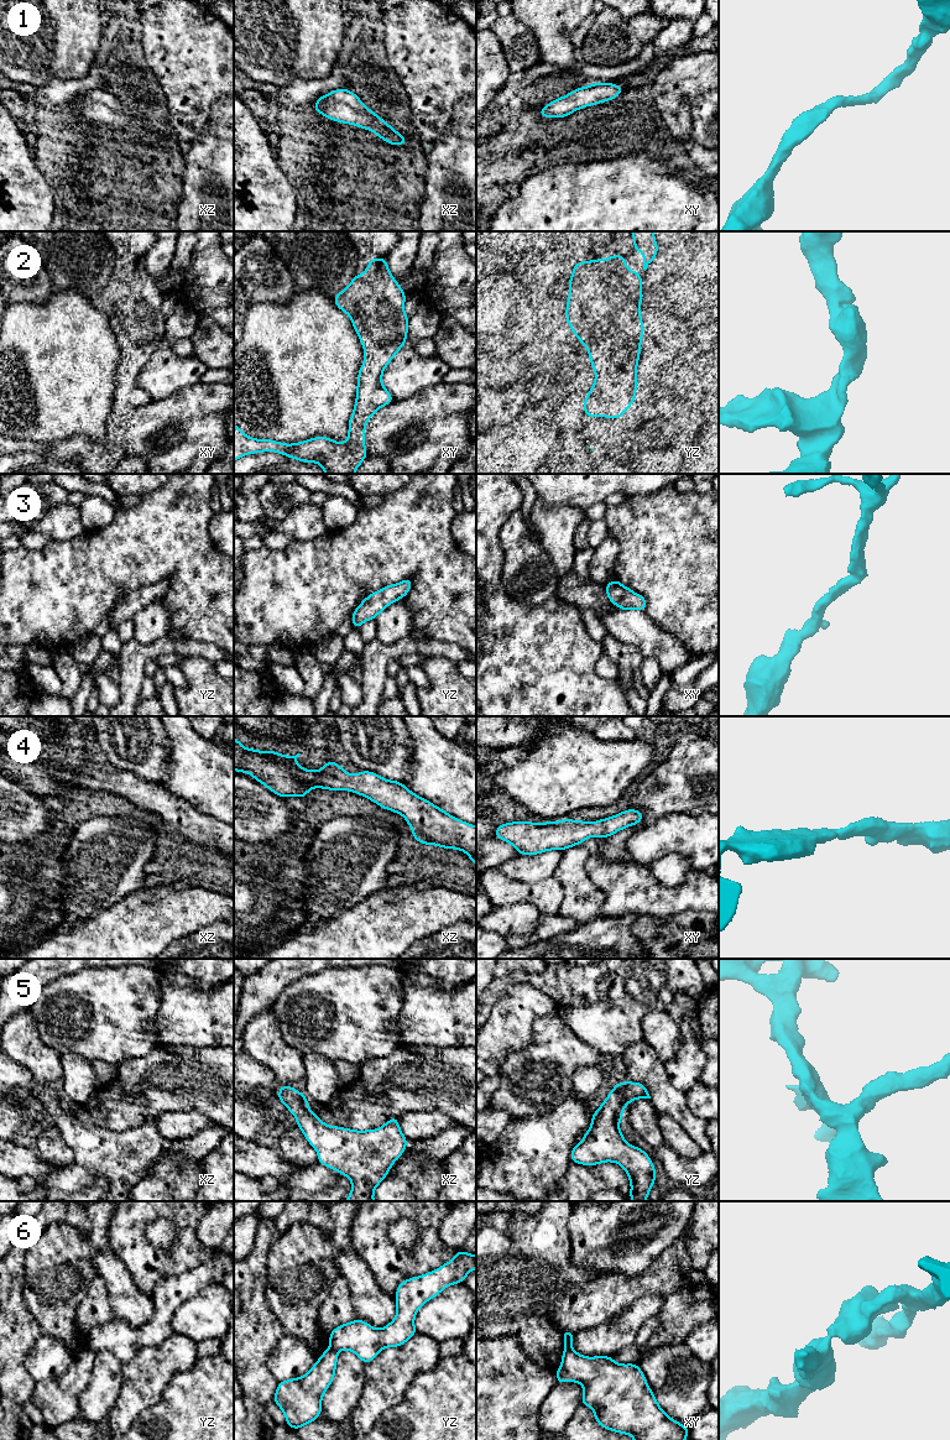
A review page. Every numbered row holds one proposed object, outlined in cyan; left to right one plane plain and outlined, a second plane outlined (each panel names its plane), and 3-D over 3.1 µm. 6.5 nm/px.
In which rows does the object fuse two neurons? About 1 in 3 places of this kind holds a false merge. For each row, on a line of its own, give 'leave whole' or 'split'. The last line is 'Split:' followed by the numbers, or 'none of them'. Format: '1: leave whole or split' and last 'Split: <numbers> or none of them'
1: leave whole
2: leave whole
3: leave whole
4: leave whole
5: leave whole
6: split
Split: 6

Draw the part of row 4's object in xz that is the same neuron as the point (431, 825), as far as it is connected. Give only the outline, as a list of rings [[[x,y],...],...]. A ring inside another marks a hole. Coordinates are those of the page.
[[[234,737],[234,771],[247,772],[281,798],[306,798],[312,788],[348,789],[404,816],[413,840],[428,846],[461,850],[476,866],[476,826],[414,794],[402,782],[385,779],[370,771],[353,776],[333,761],[325,762],[319,771],[309,771],[297,765],[299,755],[245,748]]]

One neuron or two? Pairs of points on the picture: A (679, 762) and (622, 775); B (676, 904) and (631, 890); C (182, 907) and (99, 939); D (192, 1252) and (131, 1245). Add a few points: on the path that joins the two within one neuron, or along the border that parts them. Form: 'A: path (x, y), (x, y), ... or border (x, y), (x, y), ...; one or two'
A: border (645, 773), (631, 787); two
B: path (664, 901), (642, 895); one
C: path (161, 914), (147, 921), (124, 939), (120, 939); one
D: path (177, 1261), (145, 1260); one

